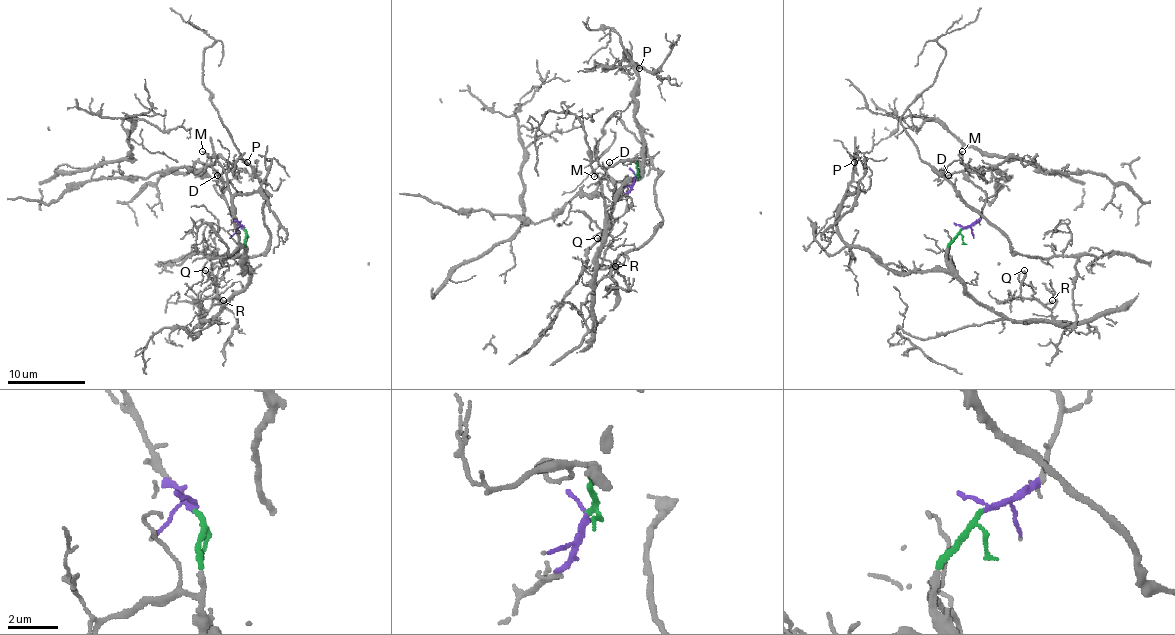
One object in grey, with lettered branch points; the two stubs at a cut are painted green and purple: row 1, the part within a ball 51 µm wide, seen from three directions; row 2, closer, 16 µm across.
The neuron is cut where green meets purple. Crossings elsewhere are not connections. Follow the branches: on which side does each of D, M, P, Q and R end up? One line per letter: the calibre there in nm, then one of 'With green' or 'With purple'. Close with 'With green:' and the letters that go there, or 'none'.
D: Thickness 140 nm. With purple
M: Thickness 120 nm. With purple
P: Thickness 90 nm. With green
Q: Thickness 200 nm. With green
R: Thickness 130 nm. With green
With green: P, Q, R

